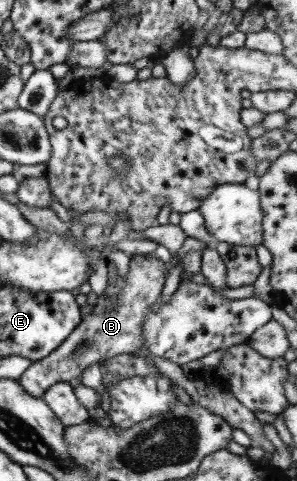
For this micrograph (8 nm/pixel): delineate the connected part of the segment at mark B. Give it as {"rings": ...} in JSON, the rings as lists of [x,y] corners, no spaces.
{"rings":[[[149,254],[129,256],[131,269],[126,277],[117,274],[116,283],[107,285],[105,296],[94,297],[92,313],[87,315],[87,318],[82,317],[75,330],[71,331],[51,354],[32,361],[31,366],[18,378],[27,394],[42,398],[45,391],[58,382],[72,384],[78,381],[83,371],[91,364],[119,354],[131,354],[136,348],[141,348],[144,341],[142,322],[161,296],[168,265]]]}

